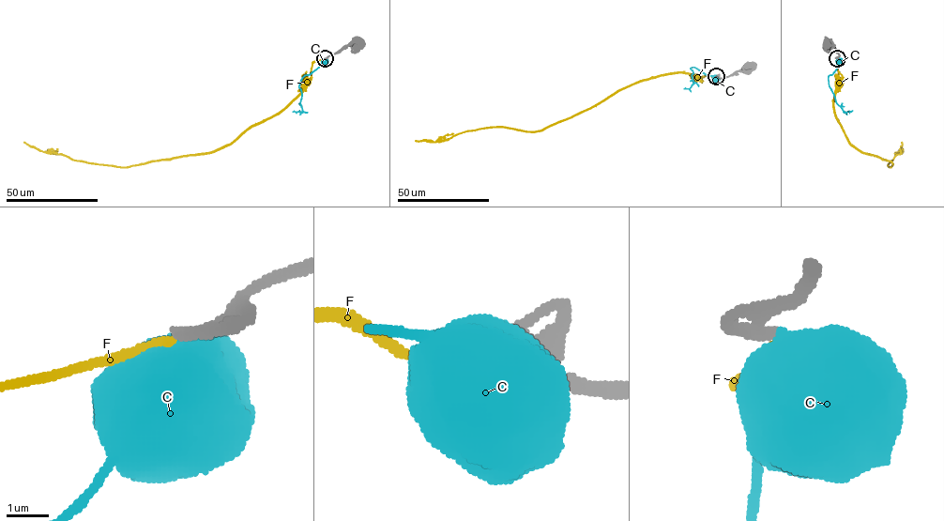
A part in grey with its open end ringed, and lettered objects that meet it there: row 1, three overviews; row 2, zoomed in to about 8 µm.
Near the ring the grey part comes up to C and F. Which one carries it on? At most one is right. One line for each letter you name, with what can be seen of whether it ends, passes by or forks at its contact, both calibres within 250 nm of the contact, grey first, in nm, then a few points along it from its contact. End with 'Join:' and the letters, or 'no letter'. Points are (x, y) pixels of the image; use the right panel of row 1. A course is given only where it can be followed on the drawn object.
Join: no letter

